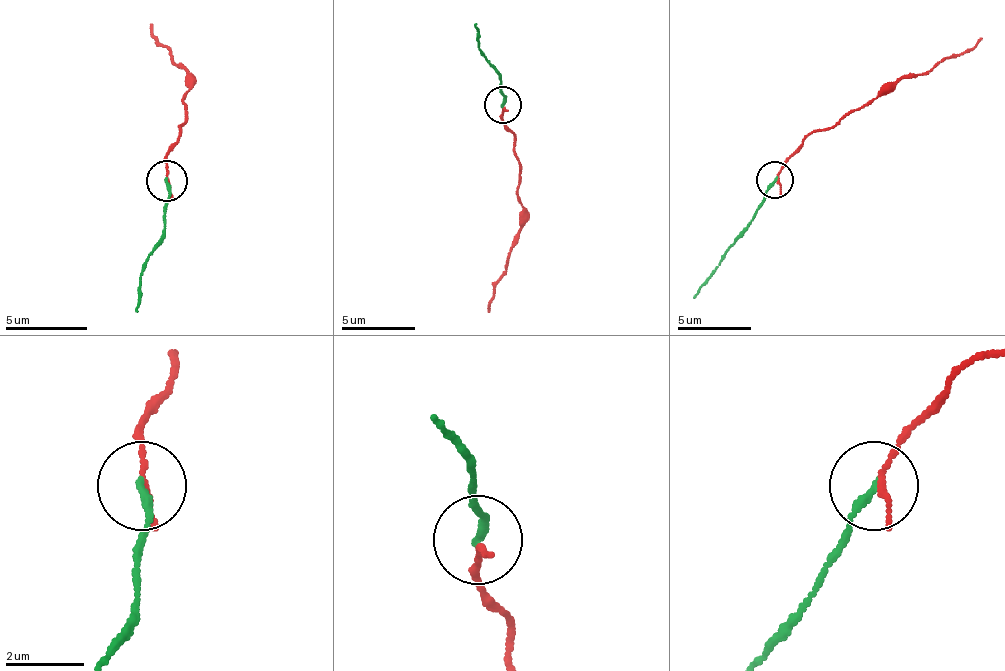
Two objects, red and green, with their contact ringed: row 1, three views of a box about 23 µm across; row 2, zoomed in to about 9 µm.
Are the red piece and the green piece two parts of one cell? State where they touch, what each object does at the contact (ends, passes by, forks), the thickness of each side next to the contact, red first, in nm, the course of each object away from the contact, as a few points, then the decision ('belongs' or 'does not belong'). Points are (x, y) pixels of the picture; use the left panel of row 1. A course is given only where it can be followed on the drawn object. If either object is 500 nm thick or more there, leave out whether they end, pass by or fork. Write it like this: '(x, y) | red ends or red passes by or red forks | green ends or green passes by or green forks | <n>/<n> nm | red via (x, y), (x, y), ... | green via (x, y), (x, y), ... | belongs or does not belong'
(167, 181) | red ends | green ends | 180/200 nm | red via (168, 182), (168, 149), (180, 129), (188, 76), (159, 43), (151, 22) | green via (168, 182), (163, 243), (147, 259), (135, 313) | does not belong

